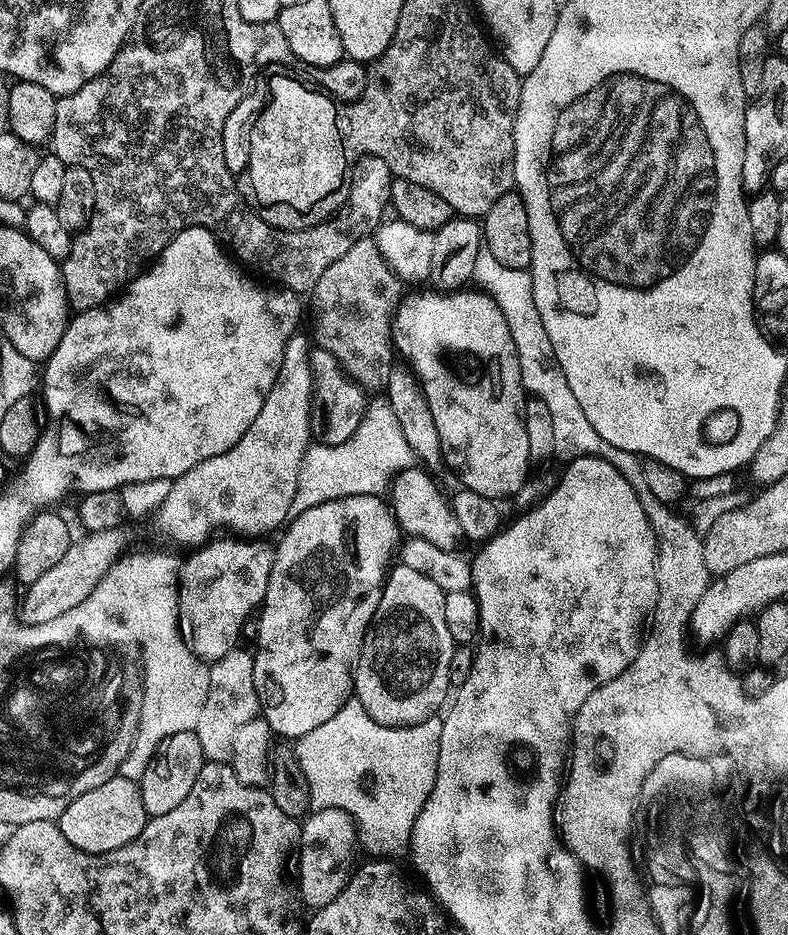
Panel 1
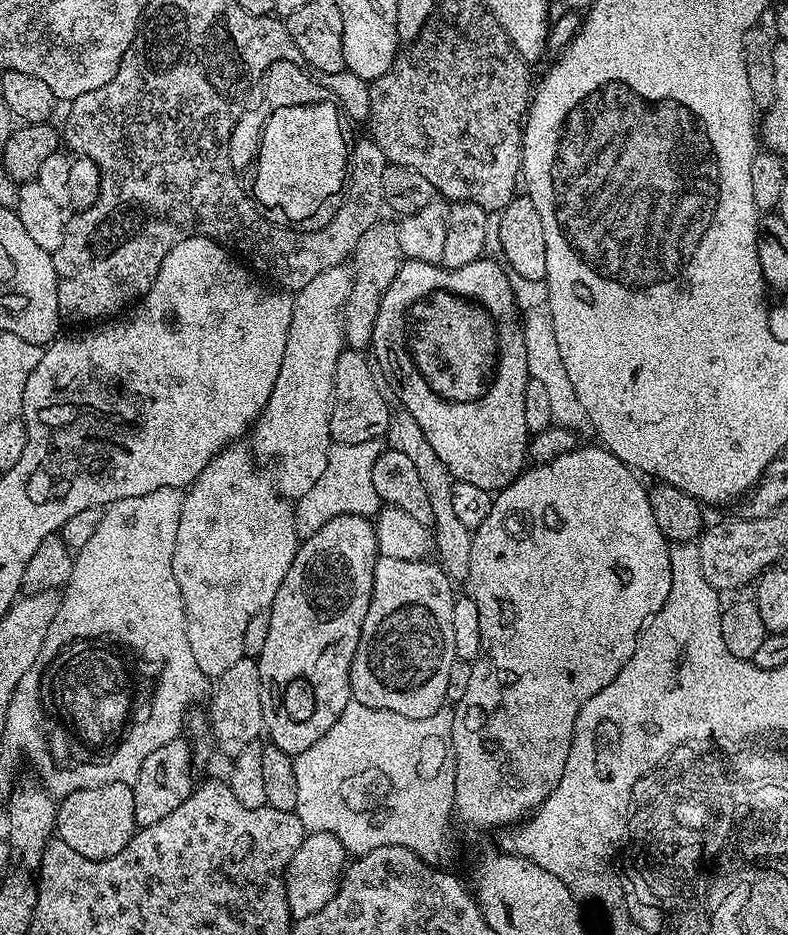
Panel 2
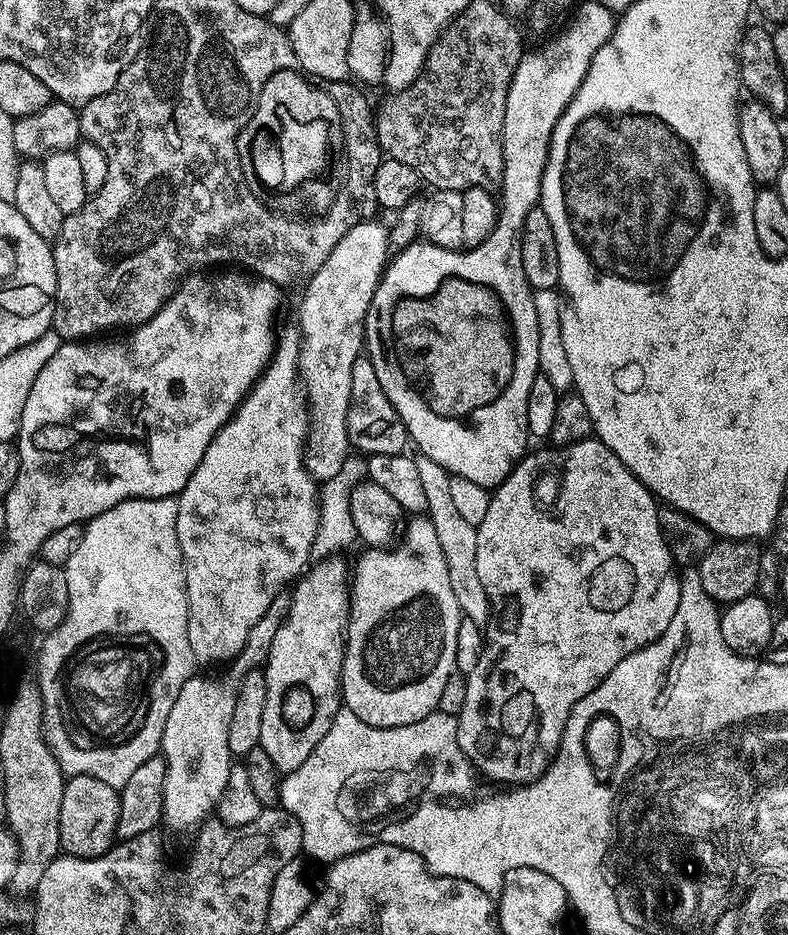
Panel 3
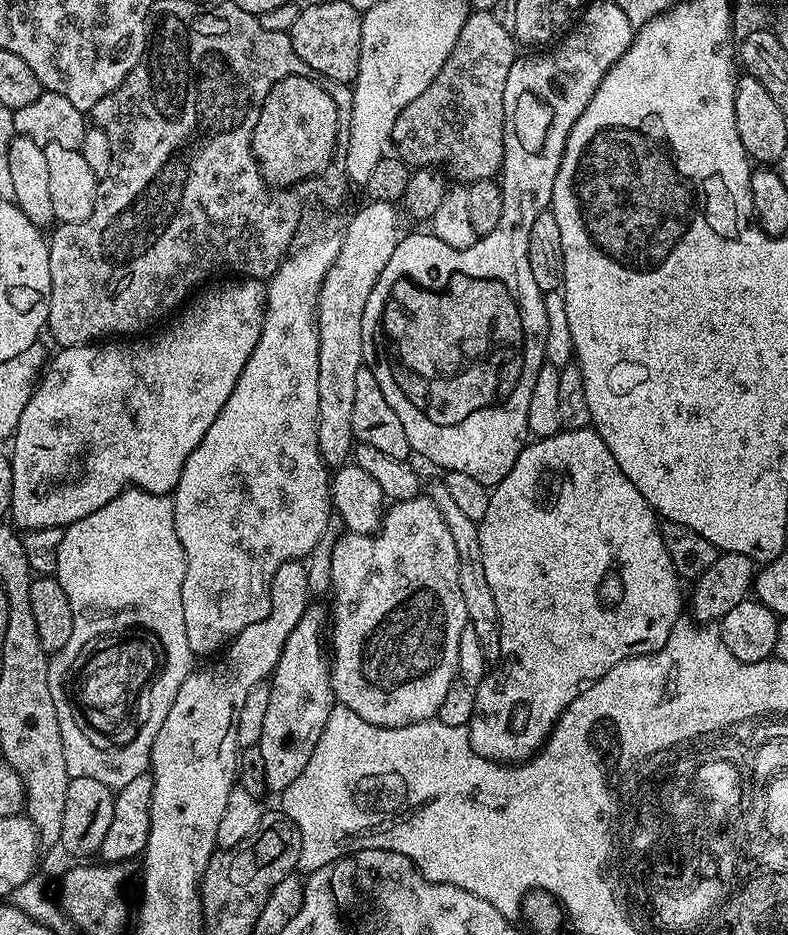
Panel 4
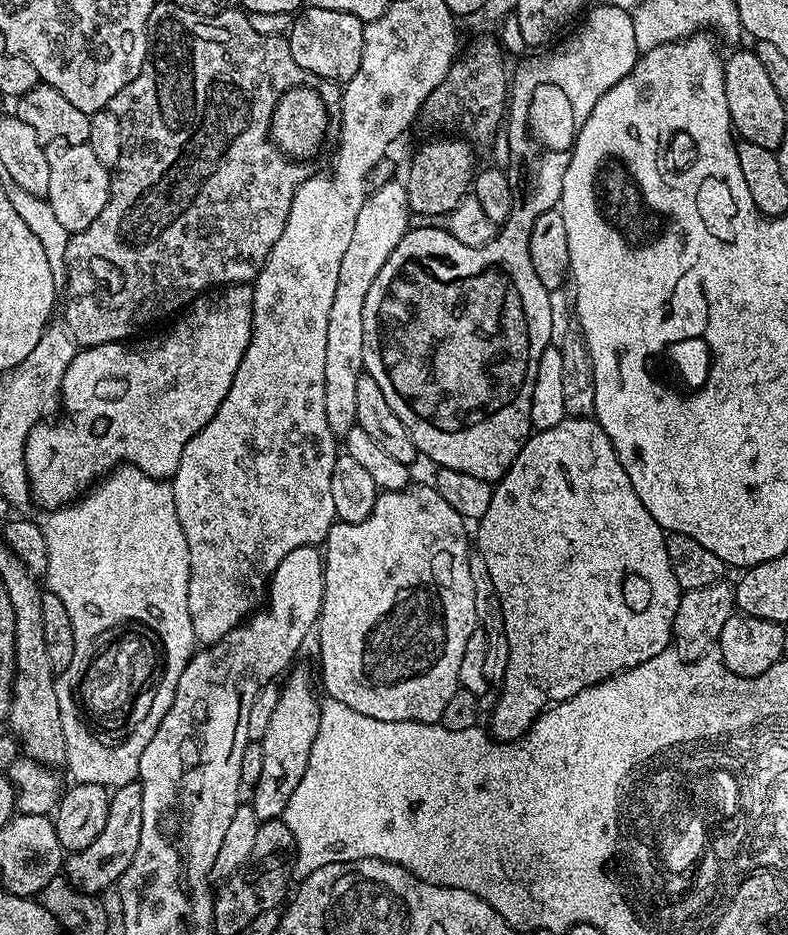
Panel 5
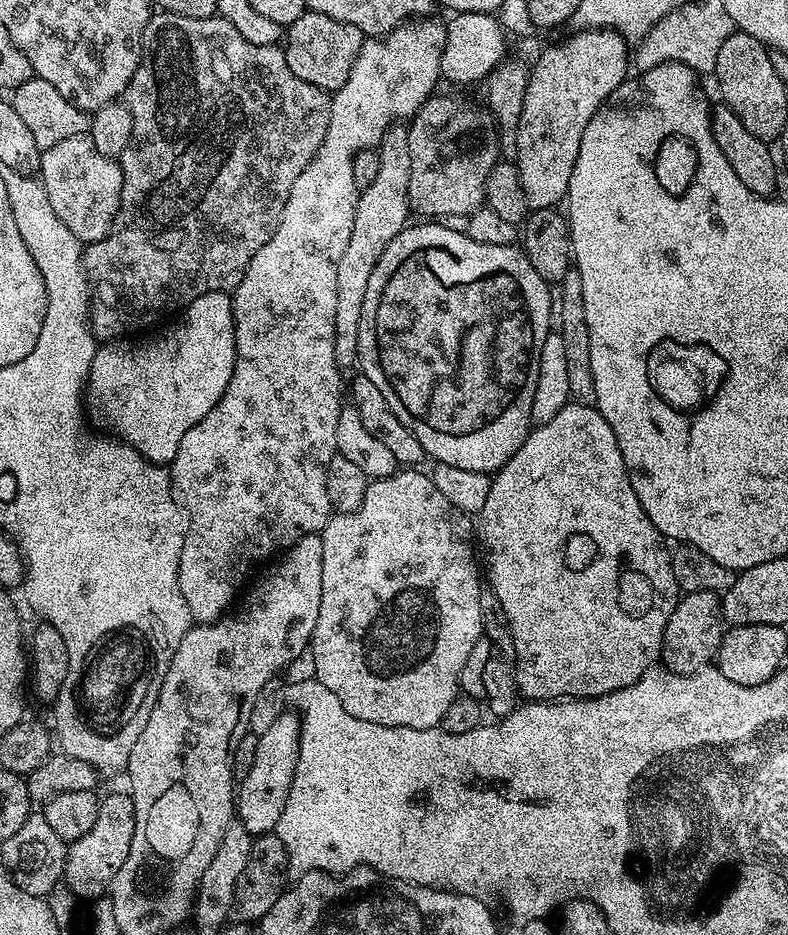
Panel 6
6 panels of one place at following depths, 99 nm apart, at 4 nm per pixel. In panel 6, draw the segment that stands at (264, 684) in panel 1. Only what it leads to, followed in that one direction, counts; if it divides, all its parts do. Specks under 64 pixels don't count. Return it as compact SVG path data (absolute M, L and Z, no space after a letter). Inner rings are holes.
M287 710L279 716L273 715L267 721L264 732L259 733L258 750L254 750L254 766L250 774L239 781L234 796L234 812L238 823L246 826L253 837L271 833L276 827L282 810L286 810L286 798L290 798L290 786L294 782L294 770L298 766L300 749L300 717L295 711Z

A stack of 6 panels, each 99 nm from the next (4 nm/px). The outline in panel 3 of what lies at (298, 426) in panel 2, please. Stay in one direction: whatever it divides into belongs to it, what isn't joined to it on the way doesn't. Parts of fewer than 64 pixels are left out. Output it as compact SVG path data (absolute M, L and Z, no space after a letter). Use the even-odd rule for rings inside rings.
M369 222L354 226L354 230L350 230L350 234L346 234L346 238L342 238L338 246L330 250L330 258L322 262L322 266L302 288L304 297L300 300L300 348L298 347L296 366L298 380L306 397L306 408L310 413L310 431L306 436L306 469L317 482L334 478L334 474L338 474L338 470L342 468L342 462L350 455L346 426L350 398L350 370L357 358L362 355L364 319L374 298L374 290L379 286L380 278L384 274L389 252L387 231L378 223Z

